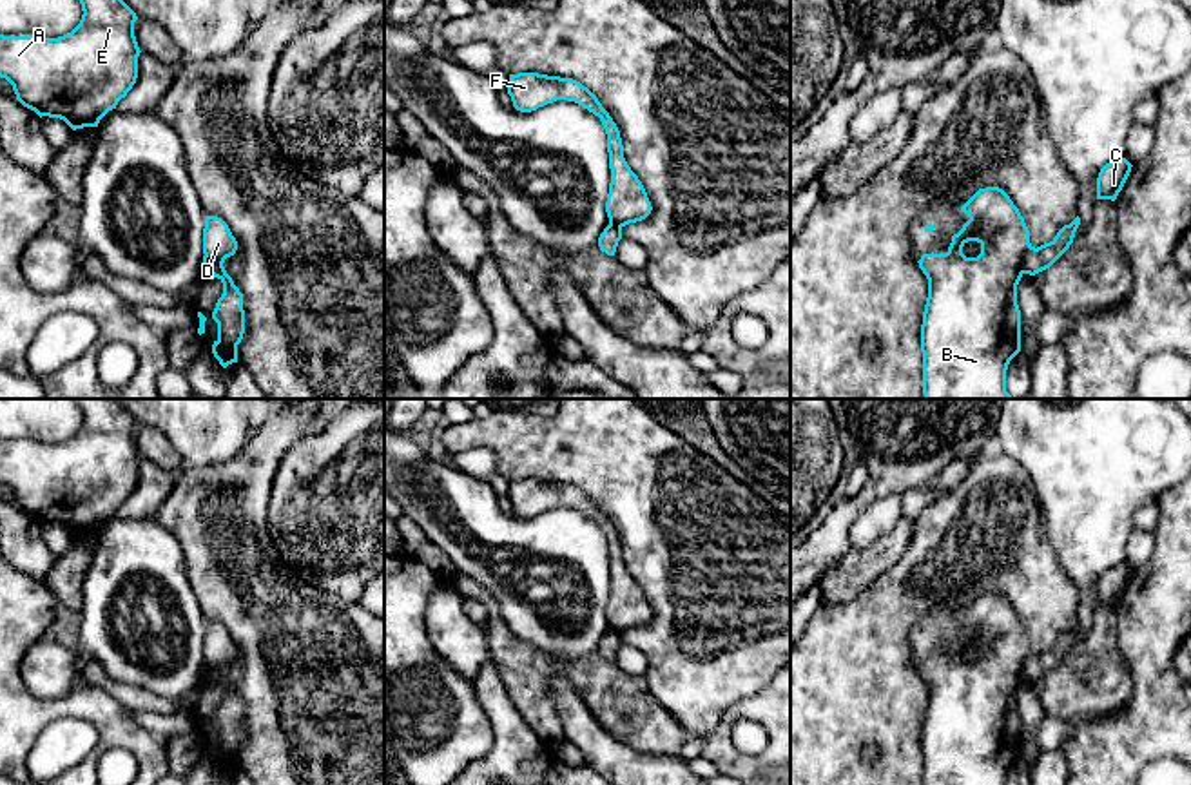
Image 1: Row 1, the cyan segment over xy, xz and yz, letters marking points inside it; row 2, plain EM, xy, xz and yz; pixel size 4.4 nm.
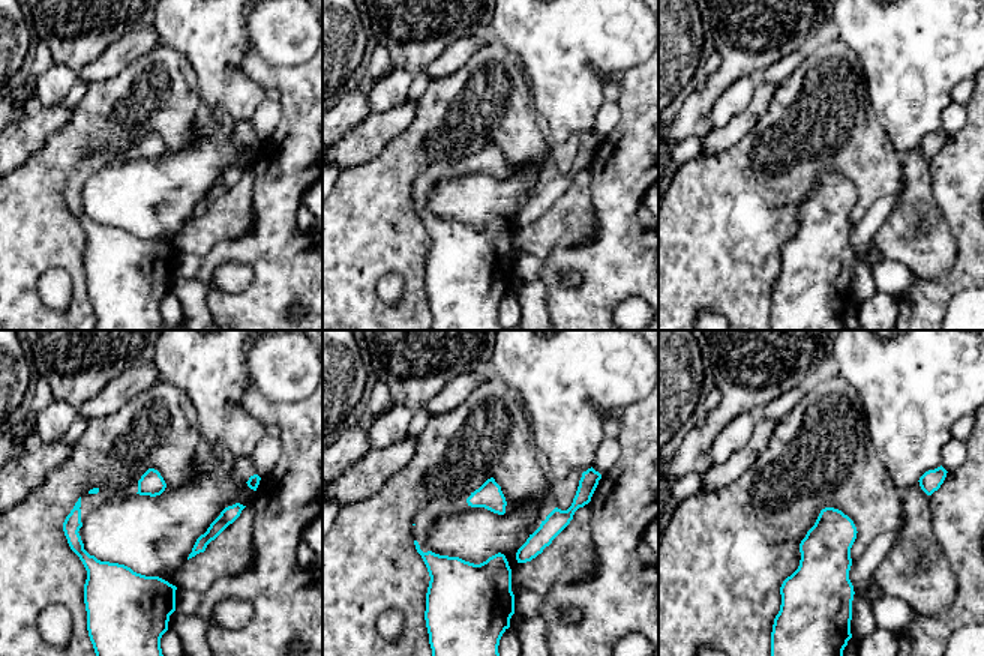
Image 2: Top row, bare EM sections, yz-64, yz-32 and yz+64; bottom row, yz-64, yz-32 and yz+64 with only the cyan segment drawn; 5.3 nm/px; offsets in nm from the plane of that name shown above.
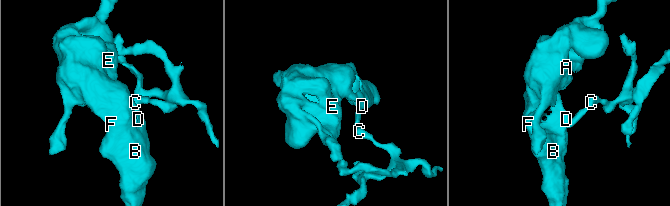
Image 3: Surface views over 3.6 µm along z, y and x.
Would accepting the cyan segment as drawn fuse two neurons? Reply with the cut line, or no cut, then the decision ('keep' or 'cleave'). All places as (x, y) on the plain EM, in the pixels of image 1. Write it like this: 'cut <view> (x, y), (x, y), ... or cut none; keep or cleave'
cut yz (1030, 651), (1023, 664), (1023, 678); cleave

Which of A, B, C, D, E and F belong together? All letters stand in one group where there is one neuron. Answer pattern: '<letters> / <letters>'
A B D E F / C

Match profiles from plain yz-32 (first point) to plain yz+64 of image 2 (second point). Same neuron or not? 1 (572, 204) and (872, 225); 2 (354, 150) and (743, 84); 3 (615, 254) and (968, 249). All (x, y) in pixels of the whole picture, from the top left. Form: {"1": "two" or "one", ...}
{"1": "two", "2": "two", "3": "one"}

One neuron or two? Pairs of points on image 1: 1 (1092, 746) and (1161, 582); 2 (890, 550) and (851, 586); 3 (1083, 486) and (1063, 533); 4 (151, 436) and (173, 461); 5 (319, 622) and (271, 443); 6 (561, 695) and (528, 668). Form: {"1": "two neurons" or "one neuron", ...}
{"1": "one neuron", "2": "one neuron", "3": "one neuron", "4": "one neuron", "5": "one neuron", "6": "two neurons"}

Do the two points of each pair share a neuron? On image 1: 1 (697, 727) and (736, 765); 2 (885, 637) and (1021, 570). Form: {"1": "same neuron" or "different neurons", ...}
{"1": "different neurons", "2": "same neuron"}

